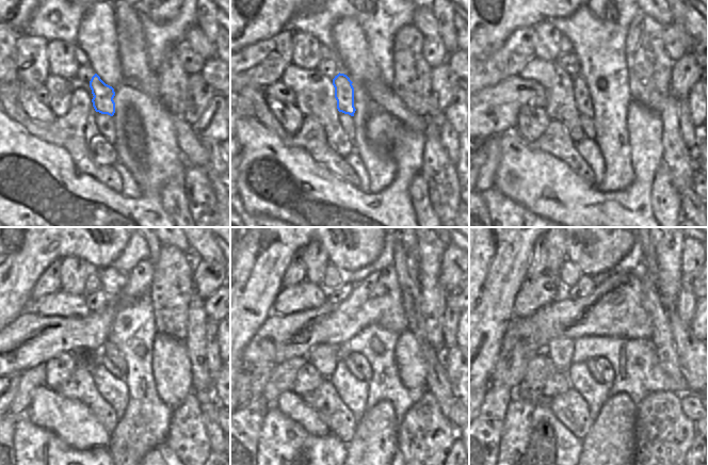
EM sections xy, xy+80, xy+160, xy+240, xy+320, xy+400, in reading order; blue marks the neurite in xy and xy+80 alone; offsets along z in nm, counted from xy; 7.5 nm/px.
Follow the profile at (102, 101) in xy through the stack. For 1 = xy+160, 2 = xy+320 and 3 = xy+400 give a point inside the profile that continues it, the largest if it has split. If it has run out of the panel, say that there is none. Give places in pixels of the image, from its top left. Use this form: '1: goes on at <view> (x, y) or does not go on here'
1: goes on at xy+160 (581, 95)
2: goes on at xy+320 (360, 362)
3: goes on at xy+400 (605, 367)

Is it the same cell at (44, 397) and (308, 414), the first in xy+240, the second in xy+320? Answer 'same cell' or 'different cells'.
same cell

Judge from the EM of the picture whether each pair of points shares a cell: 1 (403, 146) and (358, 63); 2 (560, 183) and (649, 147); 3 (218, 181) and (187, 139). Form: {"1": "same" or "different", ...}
{"1": "same", "2": "same", "3": "same"}

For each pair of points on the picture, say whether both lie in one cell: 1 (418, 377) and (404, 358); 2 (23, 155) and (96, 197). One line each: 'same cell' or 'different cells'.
1: same cell
2: same cell

